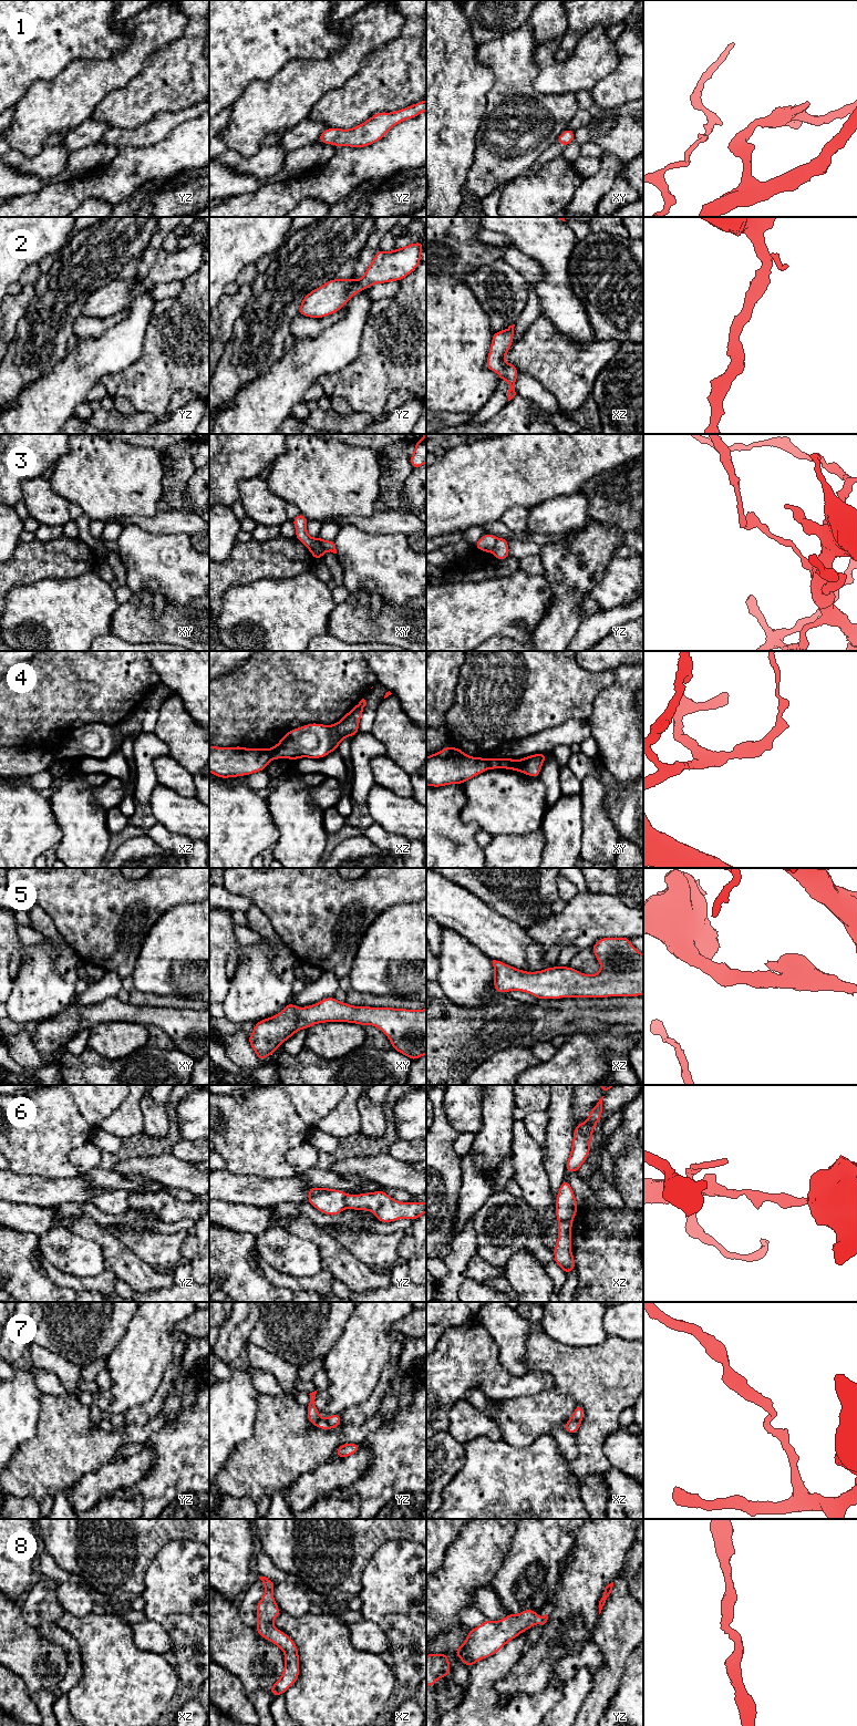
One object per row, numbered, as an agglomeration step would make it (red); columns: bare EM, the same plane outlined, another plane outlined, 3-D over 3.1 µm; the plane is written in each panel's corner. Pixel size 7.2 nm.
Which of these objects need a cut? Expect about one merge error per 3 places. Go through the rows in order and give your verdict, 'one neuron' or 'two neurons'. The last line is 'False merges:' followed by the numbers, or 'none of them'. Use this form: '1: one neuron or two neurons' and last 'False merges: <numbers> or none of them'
1: one neuron
2: one neuron
3: two neurons
4: two neurons
5: one neuron
6: two neurons
7: one neuron
8: one neuron
False merges: 3, 4, 6

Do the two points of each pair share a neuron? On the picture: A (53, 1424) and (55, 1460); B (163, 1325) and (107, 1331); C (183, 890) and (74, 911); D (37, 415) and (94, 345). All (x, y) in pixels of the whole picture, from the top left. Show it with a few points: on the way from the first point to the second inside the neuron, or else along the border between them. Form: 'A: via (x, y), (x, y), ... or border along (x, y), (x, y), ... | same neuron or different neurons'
A: via (55, 1433), (55, 1451) | same neuron
B: border along (135, 1313), (113, 1351) | different neurons
C: via (156, 892), (146, 900), (101, 910) | same neuron
D: via (54, 398), (86, 363) | same neuron

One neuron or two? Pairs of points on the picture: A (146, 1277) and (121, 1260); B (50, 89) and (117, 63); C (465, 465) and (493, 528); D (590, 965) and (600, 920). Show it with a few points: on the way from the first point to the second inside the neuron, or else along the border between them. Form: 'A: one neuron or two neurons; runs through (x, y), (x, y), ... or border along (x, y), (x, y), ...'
A: one neuron; runs through (140, 1275), (127, 1263)
B: one neuron; runs through (66, 89), (78, 89), (83, 83), (101, 76)
C: two neurons; border along (499, 519), (483, 525)
D: two neurons; border along (590, 947), (582, 948), (579, 951)

